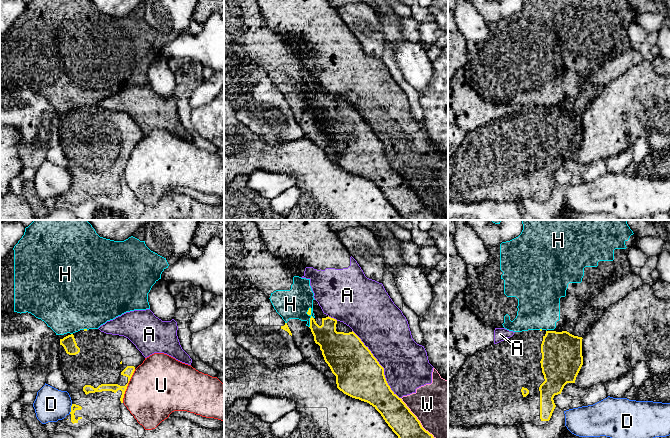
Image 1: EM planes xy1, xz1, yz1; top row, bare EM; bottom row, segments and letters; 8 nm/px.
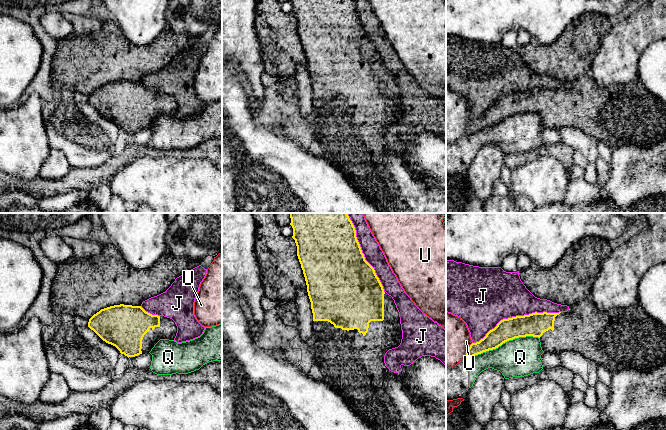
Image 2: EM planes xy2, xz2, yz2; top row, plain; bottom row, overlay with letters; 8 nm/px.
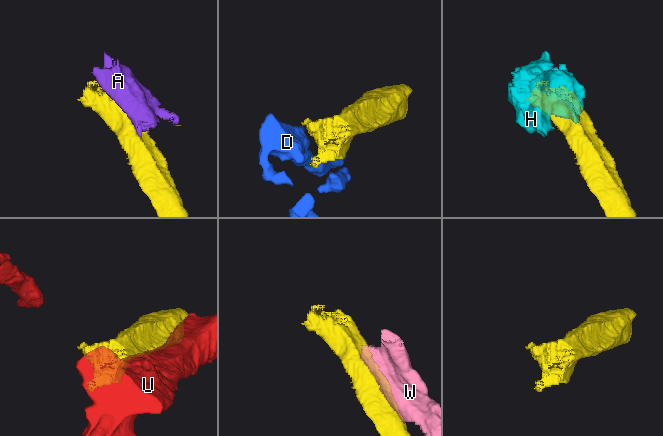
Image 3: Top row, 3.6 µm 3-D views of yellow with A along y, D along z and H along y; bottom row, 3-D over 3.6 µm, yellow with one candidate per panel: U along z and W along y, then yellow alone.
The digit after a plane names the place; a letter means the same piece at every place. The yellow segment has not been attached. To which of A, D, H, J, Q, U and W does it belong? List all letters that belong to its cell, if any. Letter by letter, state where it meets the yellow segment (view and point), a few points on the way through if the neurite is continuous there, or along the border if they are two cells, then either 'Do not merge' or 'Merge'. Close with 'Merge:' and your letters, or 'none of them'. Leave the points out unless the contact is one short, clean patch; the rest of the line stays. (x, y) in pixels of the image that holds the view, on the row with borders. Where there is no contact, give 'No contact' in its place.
A: Touches yellow at xz1 (379, 364). Do not merge
D: Touches yellow at xy1 (71, 409). Boundary: xy1 (72, 404), (69, 413). Do not merge
H: Touches yellow at xz1 (311, 317). Do not merge
J: Touches yellow at yz2 (516, 316). Do not merge
Q: Touches yellow at yz2 (502, 343). Do not merge
U: Touches yellow at xy1 (127, 385). Do not merge
W: Touches yellow at xz1 (416, 418). Do not merge
Merge: none of them

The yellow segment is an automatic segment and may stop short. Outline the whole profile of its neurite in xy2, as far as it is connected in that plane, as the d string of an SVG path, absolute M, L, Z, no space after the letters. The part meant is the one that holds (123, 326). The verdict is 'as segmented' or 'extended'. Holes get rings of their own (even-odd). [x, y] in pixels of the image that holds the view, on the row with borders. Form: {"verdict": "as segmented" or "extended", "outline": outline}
{"verdict": "extended", "outline": "M124 304L101 309L89 319L88 327L128 358L150 352L160 339L174 340L177 333L172 319Z"}

